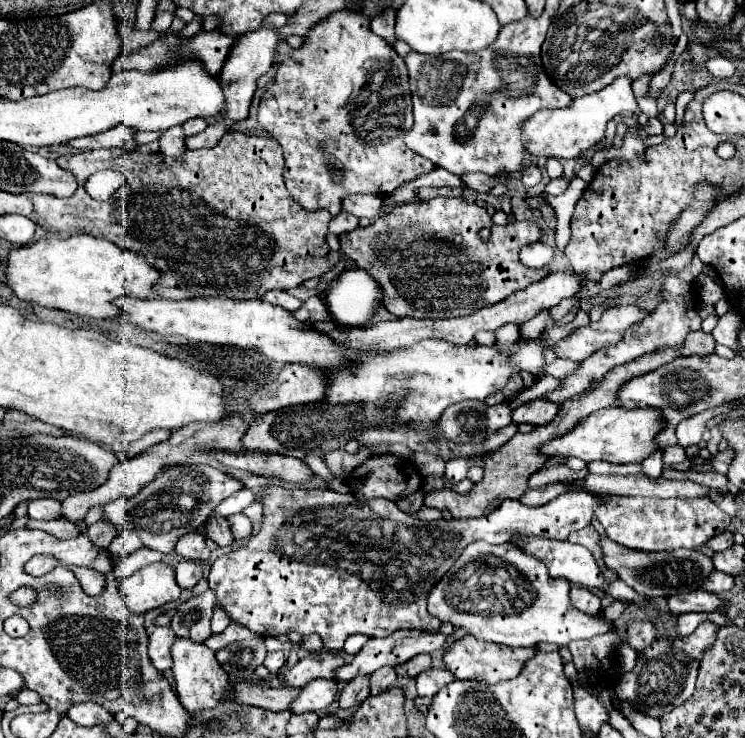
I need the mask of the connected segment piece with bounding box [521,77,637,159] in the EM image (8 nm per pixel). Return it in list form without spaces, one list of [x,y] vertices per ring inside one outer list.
[[[617,77],[613,83],[603,87],[597,93],[583,95],[573,99],[573,103],[565,109],[557,111],[537,111],[531,119],[521,123],[521,139],[527,149],[527,153],[537,157],[557,157],[557,159],[573,159],[587,149],[591,149],[595,143],[603,139],[607,121],[615,115],[635,115],[635,95],[631,89],[631,79]]]

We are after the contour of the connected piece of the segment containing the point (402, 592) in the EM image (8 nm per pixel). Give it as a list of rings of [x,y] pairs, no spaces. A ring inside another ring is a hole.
[[[269,485],[261,499],[263,523],[259,533],[243,547],[213,561],[209,587],[215,591],[215,609],[223,609],[233,623],[263,637],[277,637],[289,631],[299,635],[319,633],[327,651],[343,651],[345,639],[355,633],[385,637],[397,629],[437,631],[441,621],[425,609],[425,595],[429,595],[433,583],[449,571],[469,543],[479,539],[505,543],[515,535],[565,541],[571,531],[579,531],[591,523],[593,507],[597,507],[599,499],[599,495],[589,495],[587,491],[565,491],[545,507],[525,507],[515,499],[505,499],[485,517],[427,523],[403,513],[391,499],[367,501],[331,489],[309,491]]]

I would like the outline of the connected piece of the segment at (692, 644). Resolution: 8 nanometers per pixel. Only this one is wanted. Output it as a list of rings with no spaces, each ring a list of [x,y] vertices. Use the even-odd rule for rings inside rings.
[[[705,621],[691,635],[675,639],[675,649],[685,651],[689,657],[701,659],[705,647],[709,647],[709,643],[713,643],[715,637],[717,637],[717,625],[711,621]]]

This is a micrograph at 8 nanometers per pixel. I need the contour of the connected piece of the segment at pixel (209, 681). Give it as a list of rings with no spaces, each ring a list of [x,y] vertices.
[[[177,637],[171,645],[171,657],[173,657],[171,671],[177,685],[177,695],[187,713],[193,715],[193,711],[201,711],[201,707],[215,707],[217,703],[227,701],[225,695],[225,687],[229,685],[227,673],[215,659],[215,653],[209,647],[205,647],[205,643],[195,643],[191,639]]]

